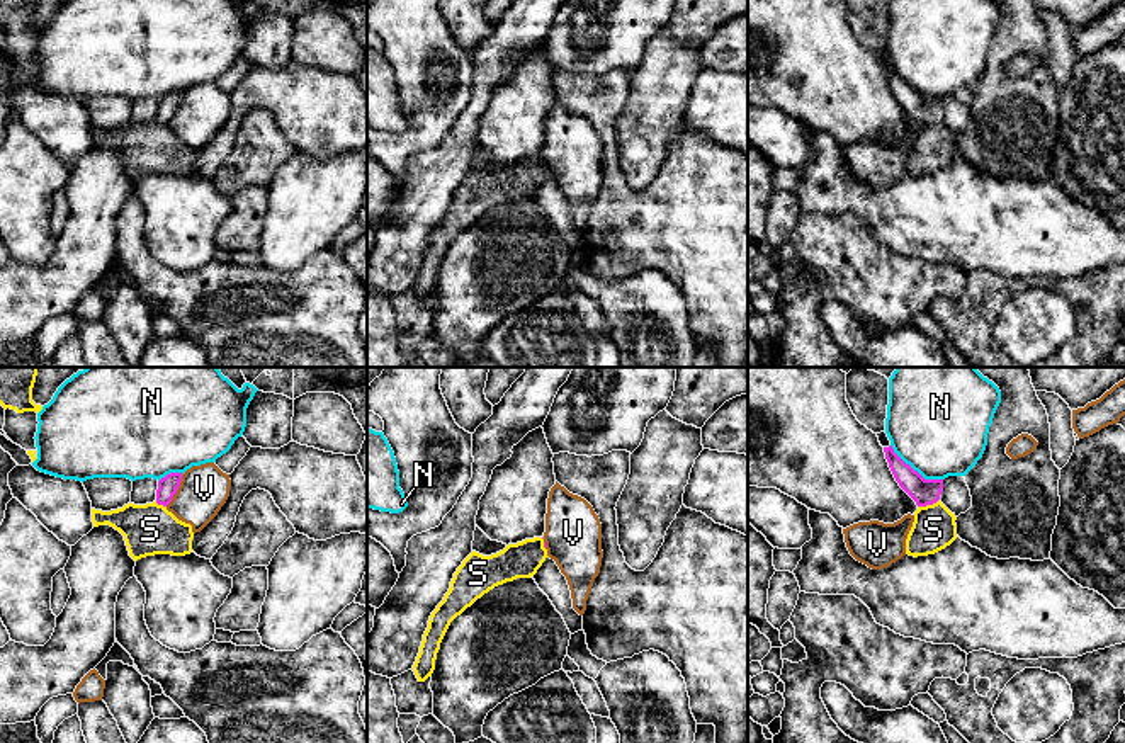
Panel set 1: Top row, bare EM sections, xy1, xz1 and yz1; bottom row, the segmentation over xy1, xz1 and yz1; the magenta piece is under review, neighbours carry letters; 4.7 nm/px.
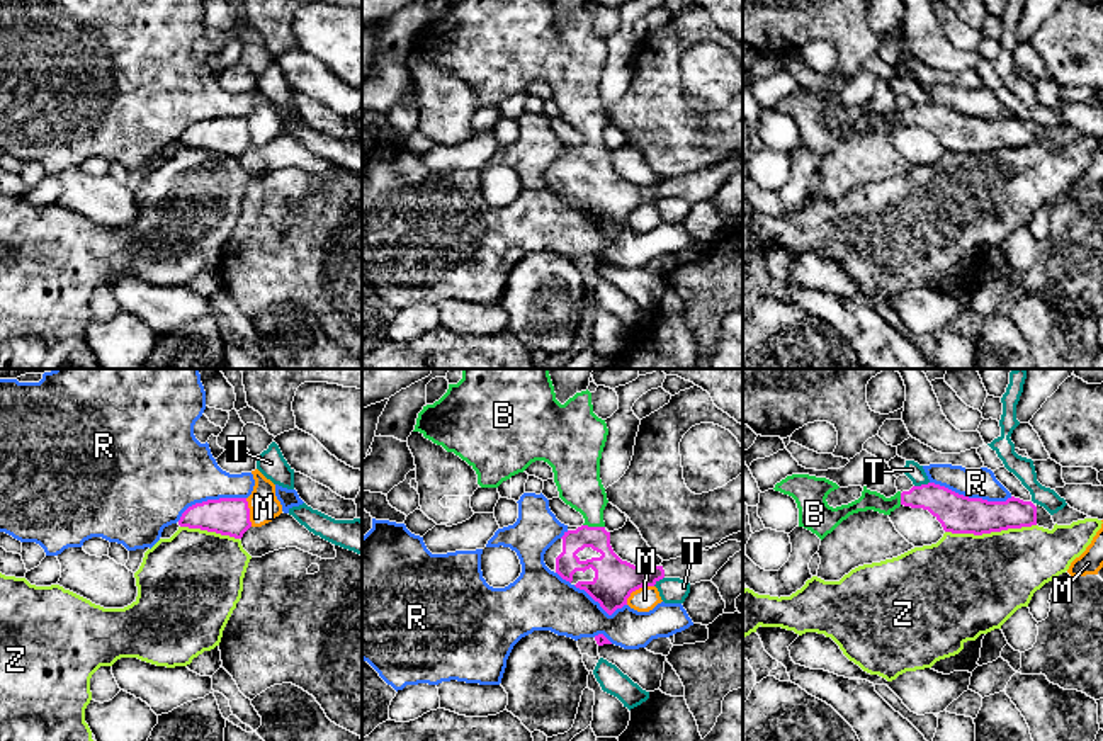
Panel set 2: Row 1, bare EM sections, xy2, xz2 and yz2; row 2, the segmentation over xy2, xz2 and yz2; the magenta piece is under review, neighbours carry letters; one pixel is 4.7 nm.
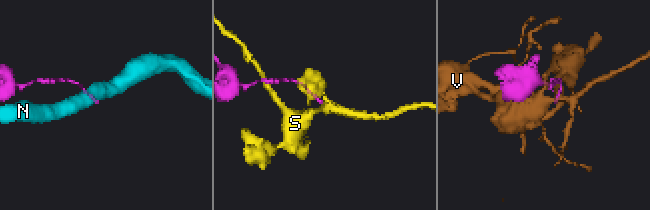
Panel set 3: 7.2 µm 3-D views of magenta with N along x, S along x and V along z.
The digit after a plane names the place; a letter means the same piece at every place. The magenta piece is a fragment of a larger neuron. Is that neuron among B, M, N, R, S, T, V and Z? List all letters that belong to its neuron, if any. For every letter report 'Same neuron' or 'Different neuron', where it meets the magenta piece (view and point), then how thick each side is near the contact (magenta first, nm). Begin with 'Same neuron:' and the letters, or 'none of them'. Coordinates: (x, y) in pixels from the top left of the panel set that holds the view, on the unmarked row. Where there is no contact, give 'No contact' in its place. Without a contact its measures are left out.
Same neuron: B
B: Same neuron. Touches magenta at xz2 (593, 147). Thickness 180 nm (magenta) against 220 nm
M: Different neuron. Touches magenta at xz2 (636, 208). Thickness 200 nm (magenta) against 120 nm
N: Different neuron. Touches magenta at yz1 (913, 89). Thickness 130 nm (magenta) against 460 nm
R: Different neuron. Touches magenta at yz2 (971, 118). Thickness 190 nm (magenta) against 140 nm
S: Different neuron. Touches magenta at yz1 (928, 123). Thickness 130 nm (magenta) against 200 nm
T: Different neuron. Touches magenta at yz2 (921, 104). Thickness 190 nm (magenta) against 80 nm
V: Different neuron. Touches magenta at xy1 (177, 107). Thickness 100 nm (magenta) against 220 nm
Z: Different neuron. Touches magenta at yz2 (989, 152). Thickness 190 nm (magenta) against 460 nm

